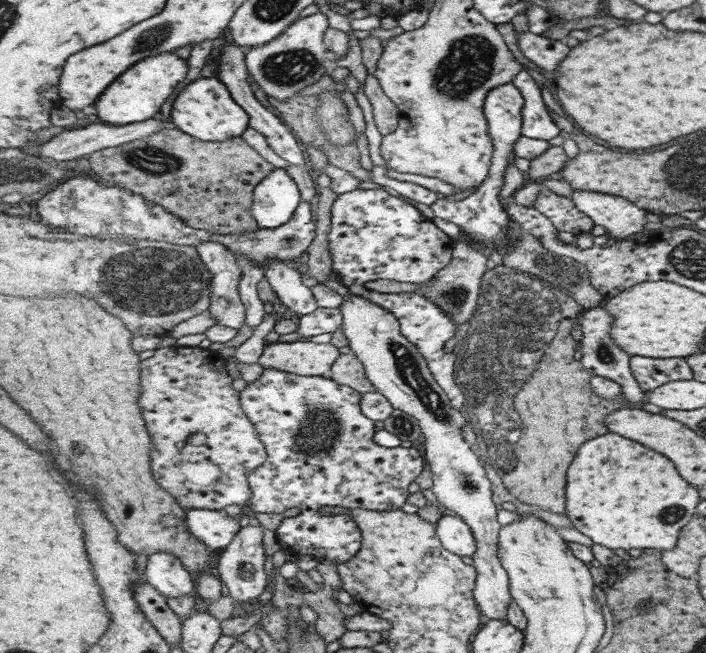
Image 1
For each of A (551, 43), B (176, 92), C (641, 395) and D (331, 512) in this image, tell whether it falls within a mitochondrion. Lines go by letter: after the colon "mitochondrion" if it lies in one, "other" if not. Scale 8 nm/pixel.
A: other
B: other
C: other
D: other

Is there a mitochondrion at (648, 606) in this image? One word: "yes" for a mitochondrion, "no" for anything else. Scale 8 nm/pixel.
yes

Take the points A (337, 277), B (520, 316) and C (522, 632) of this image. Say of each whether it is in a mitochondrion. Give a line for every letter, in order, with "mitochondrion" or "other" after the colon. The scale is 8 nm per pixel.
A: other
B: mitochondrion
C: other

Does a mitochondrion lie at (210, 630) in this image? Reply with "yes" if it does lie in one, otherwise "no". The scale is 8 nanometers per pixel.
no

